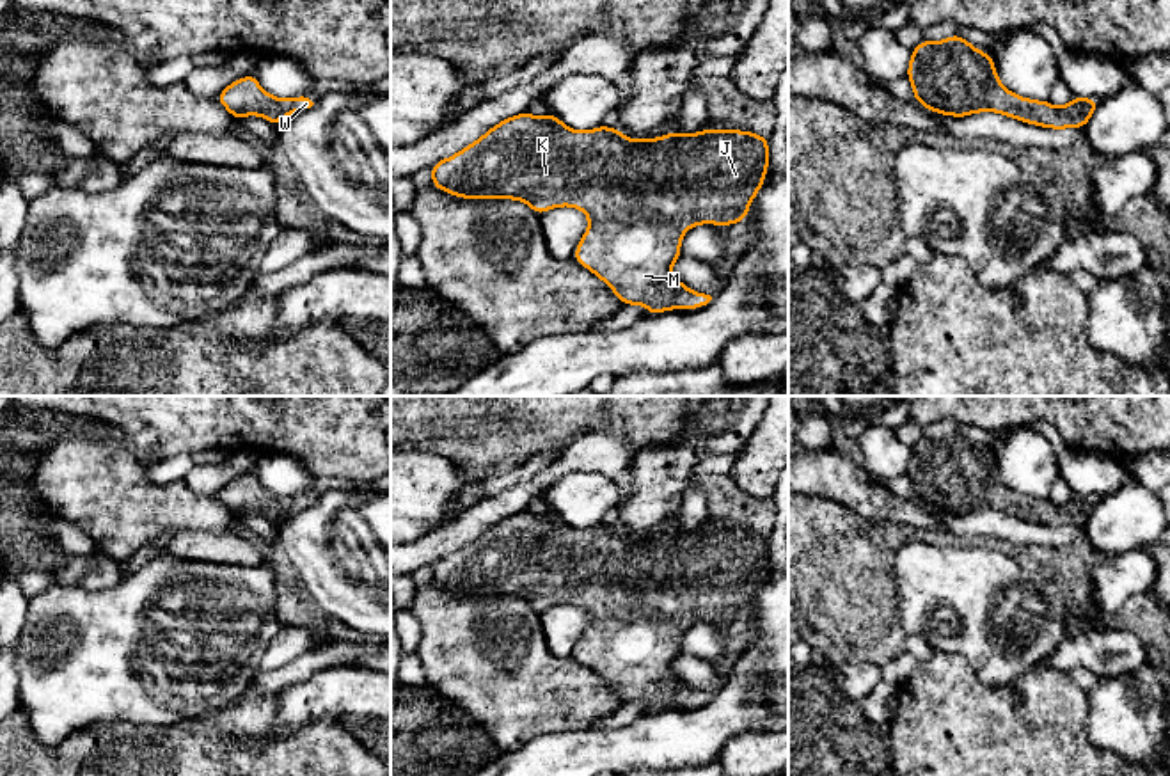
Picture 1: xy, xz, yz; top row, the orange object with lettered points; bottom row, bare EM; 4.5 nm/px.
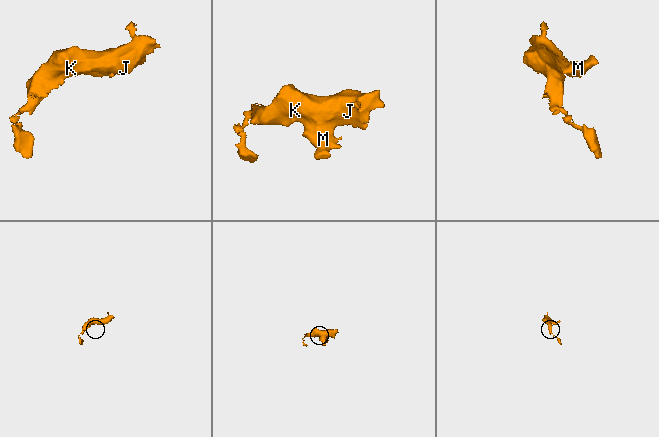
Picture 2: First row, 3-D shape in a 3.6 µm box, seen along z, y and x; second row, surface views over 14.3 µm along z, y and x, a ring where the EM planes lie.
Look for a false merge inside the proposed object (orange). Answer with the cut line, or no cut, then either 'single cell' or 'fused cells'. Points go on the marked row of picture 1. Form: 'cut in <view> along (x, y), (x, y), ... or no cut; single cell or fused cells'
no cut; single cell

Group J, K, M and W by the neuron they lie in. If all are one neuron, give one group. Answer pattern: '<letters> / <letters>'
J K M W

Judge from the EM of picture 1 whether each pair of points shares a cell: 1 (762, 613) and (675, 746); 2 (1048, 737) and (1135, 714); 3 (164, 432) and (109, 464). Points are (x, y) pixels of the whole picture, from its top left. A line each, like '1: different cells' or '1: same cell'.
1: same cell
2: different cells
3: different cells

